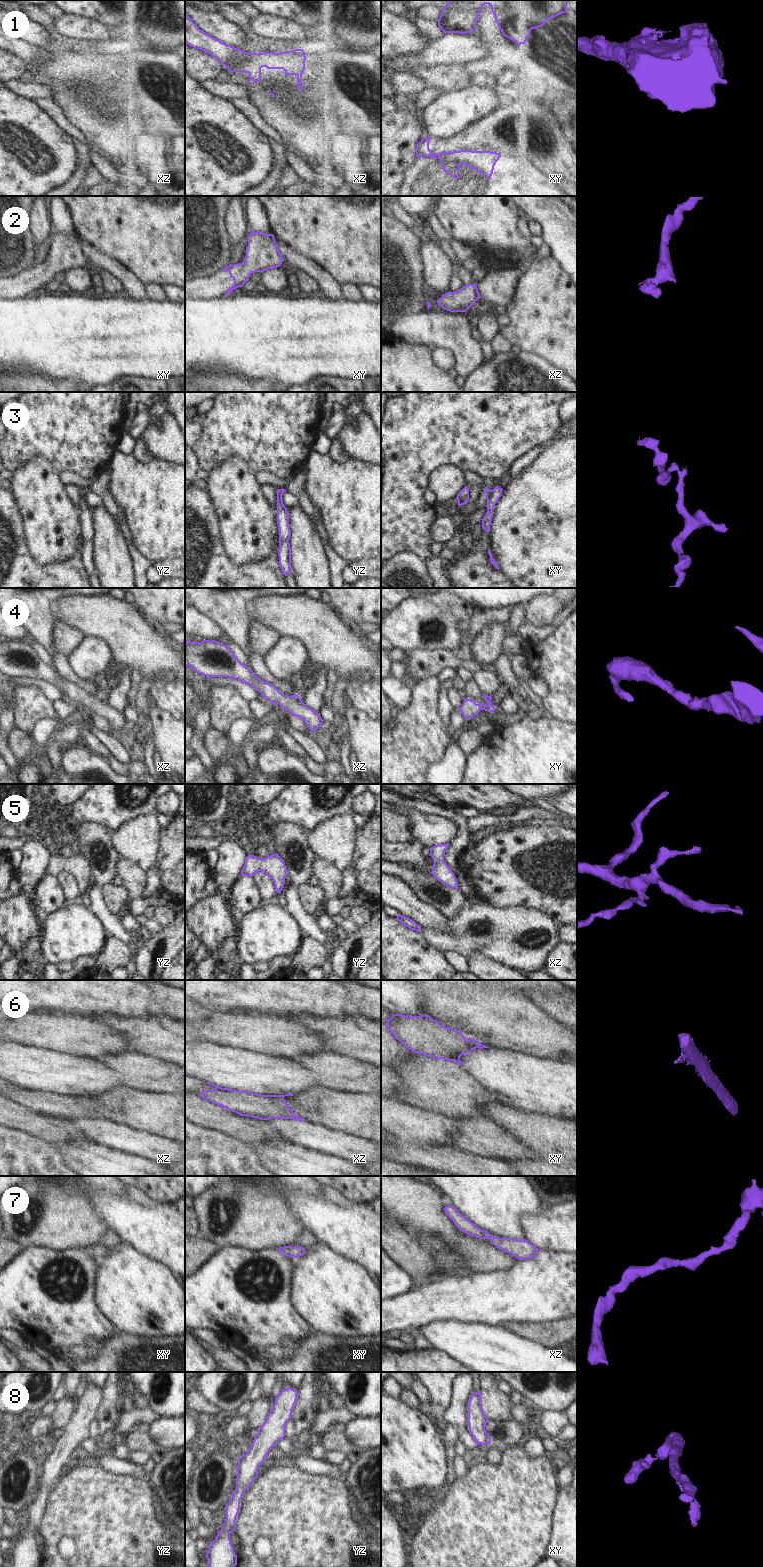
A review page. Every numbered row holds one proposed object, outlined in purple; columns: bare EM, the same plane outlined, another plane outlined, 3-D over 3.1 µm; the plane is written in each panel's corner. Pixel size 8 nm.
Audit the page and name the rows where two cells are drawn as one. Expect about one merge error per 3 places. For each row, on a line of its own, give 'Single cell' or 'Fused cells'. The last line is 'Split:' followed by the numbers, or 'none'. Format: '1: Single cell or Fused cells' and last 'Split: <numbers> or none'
1: Fused cells
2: Single cell
3: Fused cells
4: Single cell
5: Single cell
6: Single cell
7: Single cell
8: Single cell
Split: 1, 3.

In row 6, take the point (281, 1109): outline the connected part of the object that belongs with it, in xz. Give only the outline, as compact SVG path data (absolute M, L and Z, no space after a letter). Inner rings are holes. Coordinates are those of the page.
M210 1082L207 1083L214 1086L215 1089L203 1090L200 1095L202 1098L241 1116L258 1118L260 1120L269 1120L272 1118L293 1119L300 1122L305 1120L295 1115L284 1100L285 1096L293 1096L293 1093L285 1095L262 1095L250 1091L222 1088Z

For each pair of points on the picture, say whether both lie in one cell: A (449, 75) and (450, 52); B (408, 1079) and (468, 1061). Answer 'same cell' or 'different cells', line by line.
A: different cells
B: different cells

